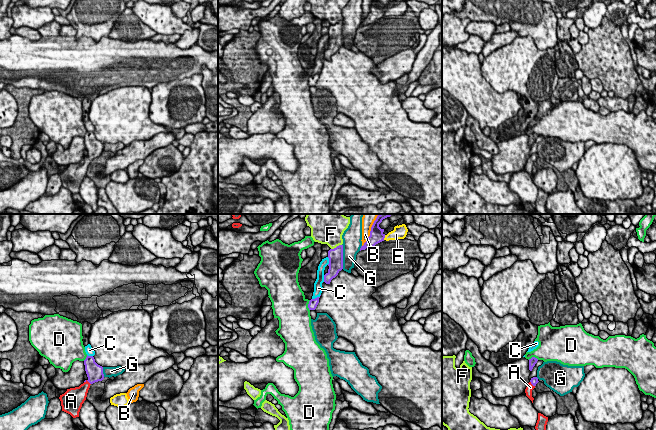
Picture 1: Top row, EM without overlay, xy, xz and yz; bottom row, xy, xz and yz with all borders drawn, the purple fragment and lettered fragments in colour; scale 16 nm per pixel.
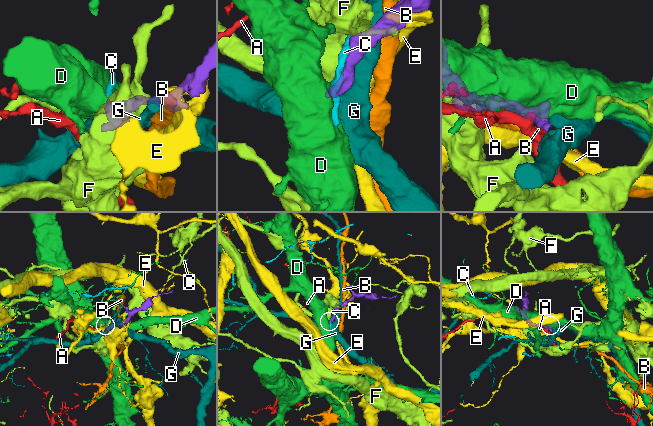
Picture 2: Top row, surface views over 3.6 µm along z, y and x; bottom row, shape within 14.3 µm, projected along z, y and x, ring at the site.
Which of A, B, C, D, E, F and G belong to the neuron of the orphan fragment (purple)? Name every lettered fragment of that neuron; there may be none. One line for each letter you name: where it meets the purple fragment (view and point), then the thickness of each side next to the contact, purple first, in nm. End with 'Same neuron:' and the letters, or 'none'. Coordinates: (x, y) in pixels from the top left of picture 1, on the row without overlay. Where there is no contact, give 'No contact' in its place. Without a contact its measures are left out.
A: Touches purple at xy (87, 156). Thickness 260 nm (purple) against 220 nm
Same neuron: A

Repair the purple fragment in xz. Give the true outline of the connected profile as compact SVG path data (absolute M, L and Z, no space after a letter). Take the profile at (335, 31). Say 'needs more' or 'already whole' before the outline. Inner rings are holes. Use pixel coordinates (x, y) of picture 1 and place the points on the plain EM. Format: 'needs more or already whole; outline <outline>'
already whole; outline M339 21L334 25L328 27L329 45L324 51L324 58L330 60L331 56L335 54L343 45L343 21Z

